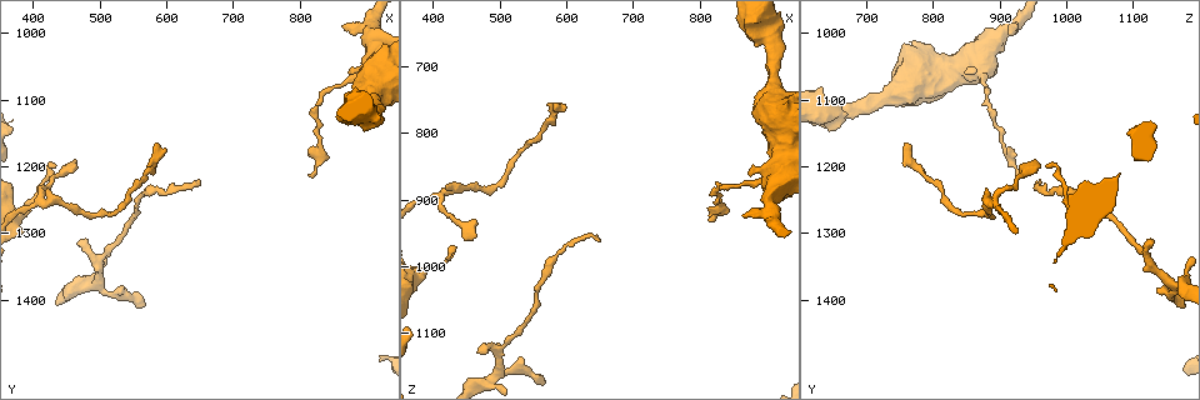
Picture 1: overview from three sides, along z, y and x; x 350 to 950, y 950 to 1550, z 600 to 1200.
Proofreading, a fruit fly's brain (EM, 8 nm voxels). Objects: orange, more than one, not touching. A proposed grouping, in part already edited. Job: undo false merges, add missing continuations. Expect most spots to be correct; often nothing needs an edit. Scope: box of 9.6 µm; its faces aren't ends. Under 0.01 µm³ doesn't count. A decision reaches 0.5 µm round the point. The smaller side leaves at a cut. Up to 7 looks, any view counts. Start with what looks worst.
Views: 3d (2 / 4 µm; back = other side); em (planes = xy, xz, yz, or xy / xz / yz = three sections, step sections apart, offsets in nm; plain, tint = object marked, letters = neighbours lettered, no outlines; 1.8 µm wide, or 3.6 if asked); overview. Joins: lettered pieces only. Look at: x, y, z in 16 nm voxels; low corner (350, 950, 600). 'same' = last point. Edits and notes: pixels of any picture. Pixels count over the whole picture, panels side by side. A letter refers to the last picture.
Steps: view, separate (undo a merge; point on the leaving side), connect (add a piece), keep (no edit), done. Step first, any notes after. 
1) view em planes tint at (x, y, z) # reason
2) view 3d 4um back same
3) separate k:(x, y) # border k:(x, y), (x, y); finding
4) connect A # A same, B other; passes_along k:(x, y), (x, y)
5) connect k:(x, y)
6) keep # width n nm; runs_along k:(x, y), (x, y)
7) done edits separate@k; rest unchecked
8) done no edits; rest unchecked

view 3d 4um at (860, 985, 925) # an open end

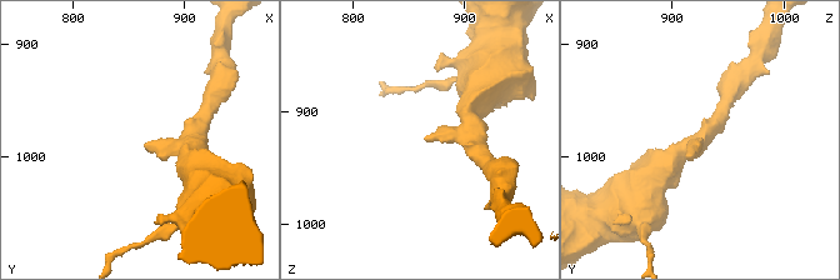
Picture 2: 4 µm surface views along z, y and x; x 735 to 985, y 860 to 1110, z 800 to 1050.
view em xz step 4 plain at (866, 988, 926)

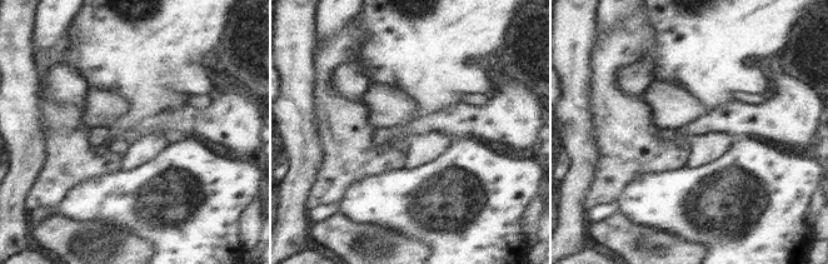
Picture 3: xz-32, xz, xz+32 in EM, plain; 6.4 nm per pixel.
view em xz step 4 letters same # see the neighbours

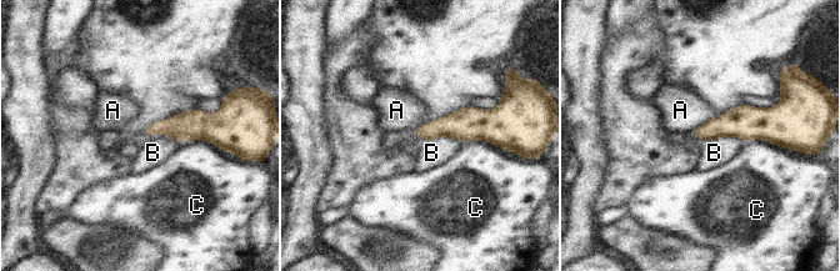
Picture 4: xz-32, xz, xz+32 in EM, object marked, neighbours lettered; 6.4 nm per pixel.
keep # A other, B other, C other; none of them fits

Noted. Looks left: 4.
view 3d 2um at (470, 1315, 1130) # free end

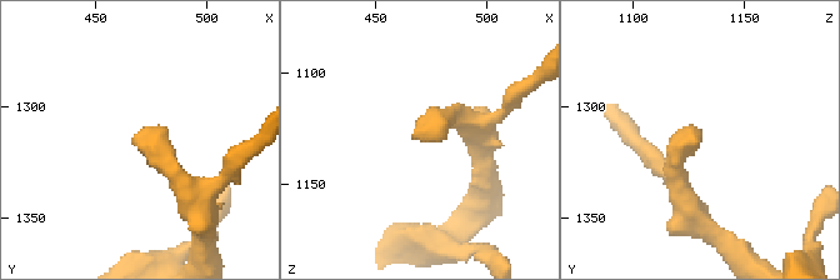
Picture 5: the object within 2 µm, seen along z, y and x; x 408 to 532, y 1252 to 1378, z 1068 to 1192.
view em xz step 8 letters at (467, 1317, 1129)

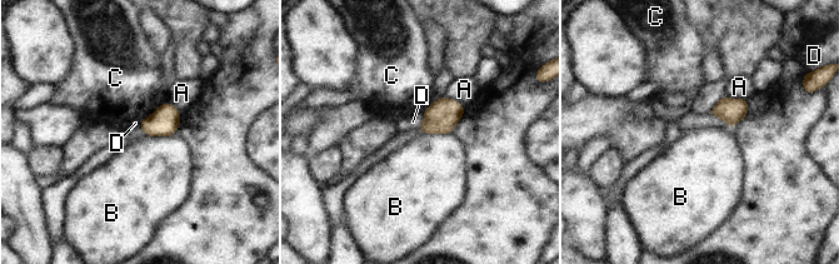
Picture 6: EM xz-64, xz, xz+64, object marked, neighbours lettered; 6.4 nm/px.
view em planes letters same

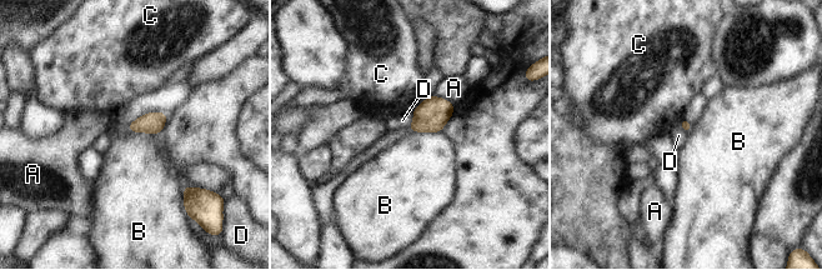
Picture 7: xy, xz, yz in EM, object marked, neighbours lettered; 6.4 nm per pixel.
keep # A other, B other, C other, D other; border 7:(161, 130), (154, 134), (134, 133); no lettered piece goes on from it

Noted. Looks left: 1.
done no edits; rest unchecked

